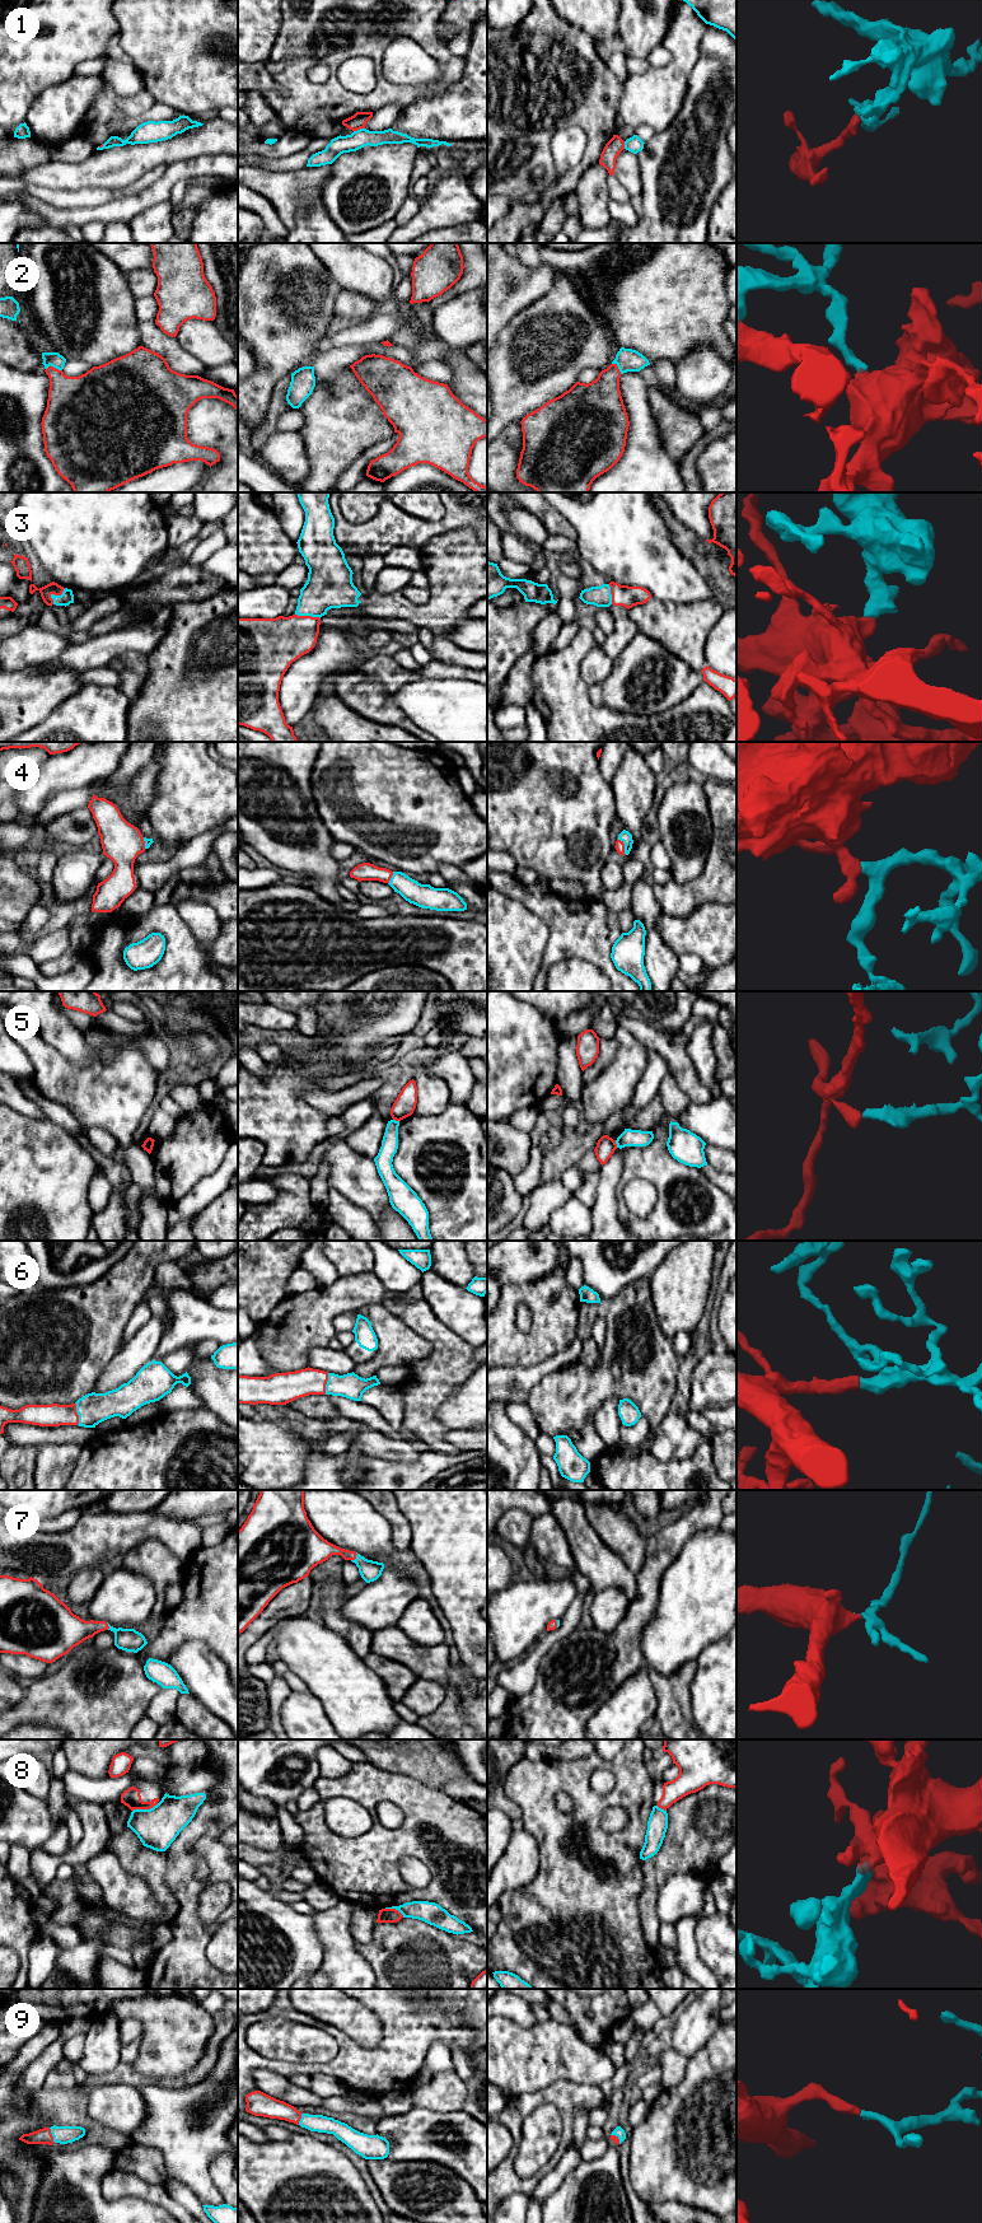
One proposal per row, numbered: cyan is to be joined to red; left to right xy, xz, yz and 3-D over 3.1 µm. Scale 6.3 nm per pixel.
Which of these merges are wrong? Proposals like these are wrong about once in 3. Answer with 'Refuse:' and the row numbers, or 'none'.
Refuse: 1, 5, 8

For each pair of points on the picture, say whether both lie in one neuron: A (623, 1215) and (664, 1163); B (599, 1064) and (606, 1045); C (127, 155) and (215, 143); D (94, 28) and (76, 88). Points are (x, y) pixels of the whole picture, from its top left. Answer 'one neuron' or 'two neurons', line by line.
A: one neuron
B: one neuron
C: one neuron
D: two neurons

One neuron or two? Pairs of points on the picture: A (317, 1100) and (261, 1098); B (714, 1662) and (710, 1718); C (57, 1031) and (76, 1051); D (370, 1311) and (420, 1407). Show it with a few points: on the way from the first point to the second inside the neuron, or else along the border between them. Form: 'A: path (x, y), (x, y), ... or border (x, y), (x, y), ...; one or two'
A: border (303, 1096), (308, 1103), (330, 1116); two
B: path (714, 1676), (714, 1704); one
C: path (62, 1036), (73, 1046); one
D: border (425, 1339), (431, 1350), (408, 1364); two

